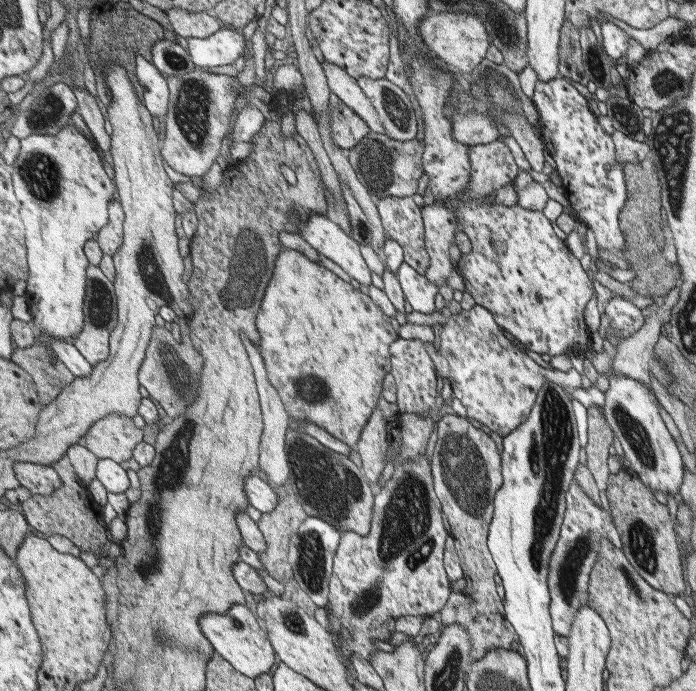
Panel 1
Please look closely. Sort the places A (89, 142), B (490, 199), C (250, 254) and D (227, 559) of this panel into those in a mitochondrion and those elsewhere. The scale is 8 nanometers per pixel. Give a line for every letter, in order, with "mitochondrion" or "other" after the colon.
A: other
B: other
C: mitochondrion
D: other

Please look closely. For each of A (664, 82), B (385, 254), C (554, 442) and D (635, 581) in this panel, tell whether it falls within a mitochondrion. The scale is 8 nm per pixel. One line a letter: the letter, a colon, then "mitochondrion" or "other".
A: mitochondrion
B: other
C: mitochondrion
D: mitochondrion

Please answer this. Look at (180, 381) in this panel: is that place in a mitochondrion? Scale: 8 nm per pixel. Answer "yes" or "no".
yes

